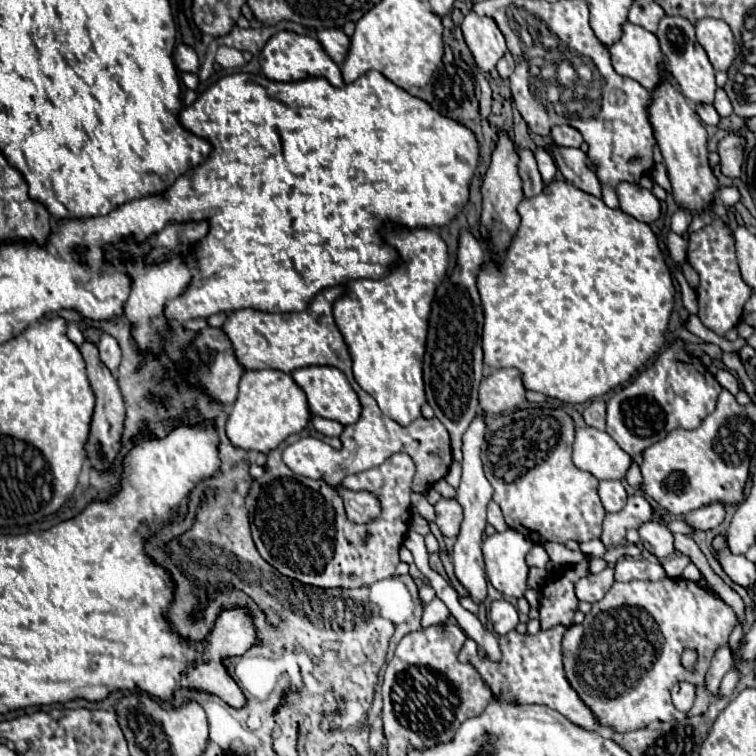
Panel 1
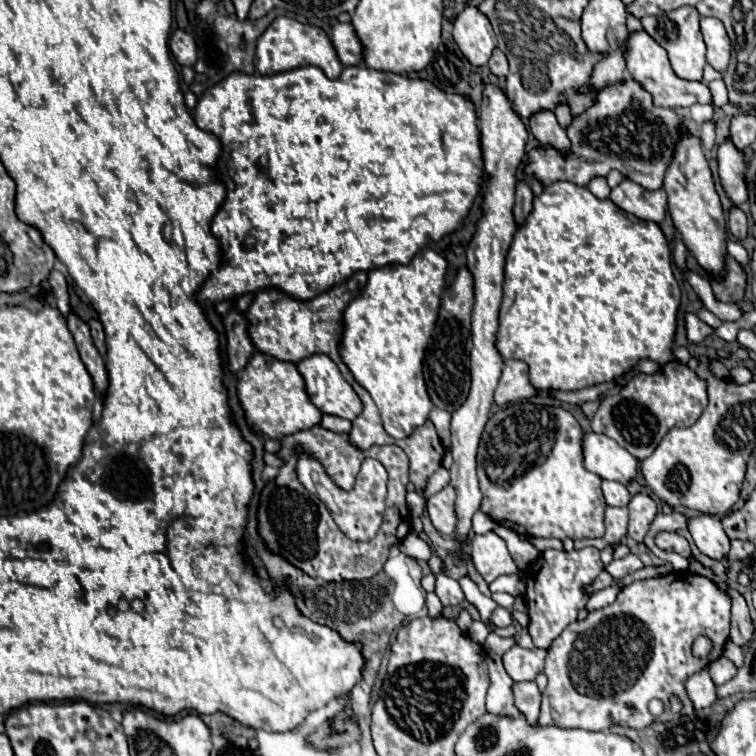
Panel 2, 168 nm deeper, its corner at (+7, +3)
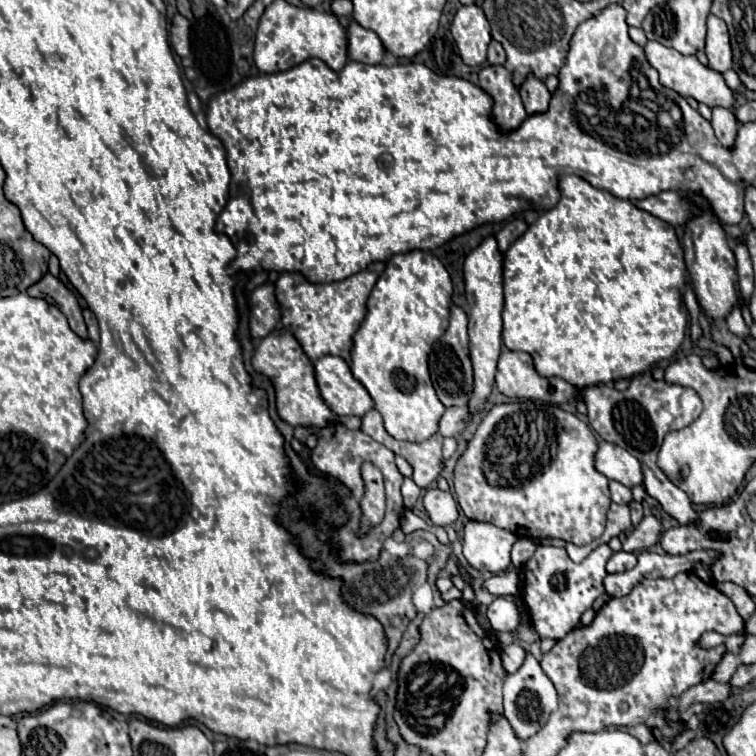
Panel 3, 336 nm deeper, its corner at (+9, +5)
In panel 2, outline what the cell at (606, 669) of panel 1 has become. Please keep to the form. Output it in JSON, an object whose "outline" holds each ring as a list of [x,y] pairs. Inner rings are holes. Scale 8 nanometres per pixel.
{"outline":[[[670,572],[664,576],[638,580],[624,586],[618,592],[614,604],[594,610],[586,620],[572,622],[548,648],[544,674],[548,676],[548,686],[542,696],[542,714],[538,724],[558,726],[558,728],[584,728],[584,730],[608,730],[614,724],[628,728],[646,728],[656,720],[650,714],[648,702],[658,698],[664,702],[664,714],[660,720],[668,720],[670,714],[670,694],[680,696],[684,708],[680,716],[690,716],[694,712],[692,702],[686,694],[684,682],[706,668],[710,662],[718,660],[724,652],[724,644],[730,634],[730,608],[732,600],[724,594],[712,580],[690,574],[690,572]],[[698,636],[708,636],[714,642],[714,650],[708,658],[700,660],[692,656],[692,642]]]}

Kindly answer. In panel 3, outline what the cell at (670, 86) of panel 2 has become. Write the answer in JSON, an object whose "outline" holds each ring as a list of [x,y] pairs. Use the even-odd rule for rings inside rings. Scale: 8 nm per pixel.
{"outline":[[[648,40],[646,46],[644,46],[644,54],[646,54],[646,60],[648,64],[658,70],[660,74],[660,84],[664,88],[670,88],[674,90],[676,94],[680,94],[682,98],[694,98],[710,108],[716,108],[716,106],[722,106],[722,108],[730,108],[732,102],[734,102],[734,92],[726,86],[722,74],[702,66],[696,56],[682,56],[680,52],[672,50],[672,48],[666,48],[662,46],[660,42],[654,42],[654,40]]]}

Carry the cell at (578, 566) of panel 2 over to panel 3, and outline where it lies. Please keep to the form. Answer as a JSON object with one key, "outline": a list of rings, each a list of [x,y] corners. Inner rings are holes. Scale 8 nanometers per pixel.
{"outline":[[[600,544],[590,552],[586,560],[574,564],[564,548],[556,546],[538,546],[534,556],[522,568],[524,572],[524,604],[530,612],[532,626],[540,640],[552,638],[562,640],[578,622],[584,610],[592,606],[592,602],[604,594],[604,574],[606,562],[612,556],[608,544]]]}

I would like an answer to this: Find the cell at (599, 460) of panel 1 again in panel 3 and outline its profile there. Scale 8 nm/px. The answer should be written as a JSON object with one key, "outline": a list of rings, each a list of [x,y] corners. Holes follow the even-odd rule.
{"outline":[[[602,440],[598,444],[594,466],[608,480],[616,480],[628,488],[642,484],[640,462],[632,454],[628,454],[624,448],[620,448],[612,442]]]}

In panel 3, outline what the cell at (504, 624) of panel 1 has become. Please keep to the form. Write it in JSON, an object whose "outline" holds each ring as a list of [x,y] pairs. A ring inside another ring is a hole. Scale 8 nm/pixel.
{"outline":[[[502,596],[494,598],[494,602],[488,606],[488,620],[492,628],[500,632],[512,632],[520,626],[518,608],[512,602],[504,600]]]}

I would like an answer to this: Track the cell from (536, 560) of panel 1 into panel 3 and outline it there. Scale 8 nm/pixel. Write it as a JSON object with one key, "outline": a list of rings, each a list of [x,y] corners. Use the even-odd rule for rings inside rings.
{"outline":[[[523,537],[517,539],[511,550],[511,561],[514,568],[522,568],[535,550],[536,545],[531,538]]]}

